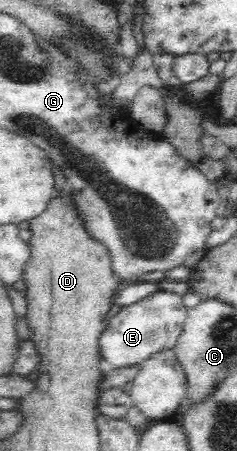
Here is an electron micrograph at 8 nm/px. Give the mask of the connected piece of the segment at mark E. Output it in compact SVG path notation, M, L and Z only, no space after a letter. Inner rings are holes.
M161 291L142 298L135 304L123 305L107 323L100 338L103 358L113 367L129 366L147 361L153 354L163 349L171 349L182 331L187 308L180 301L181 296L173 292Z

